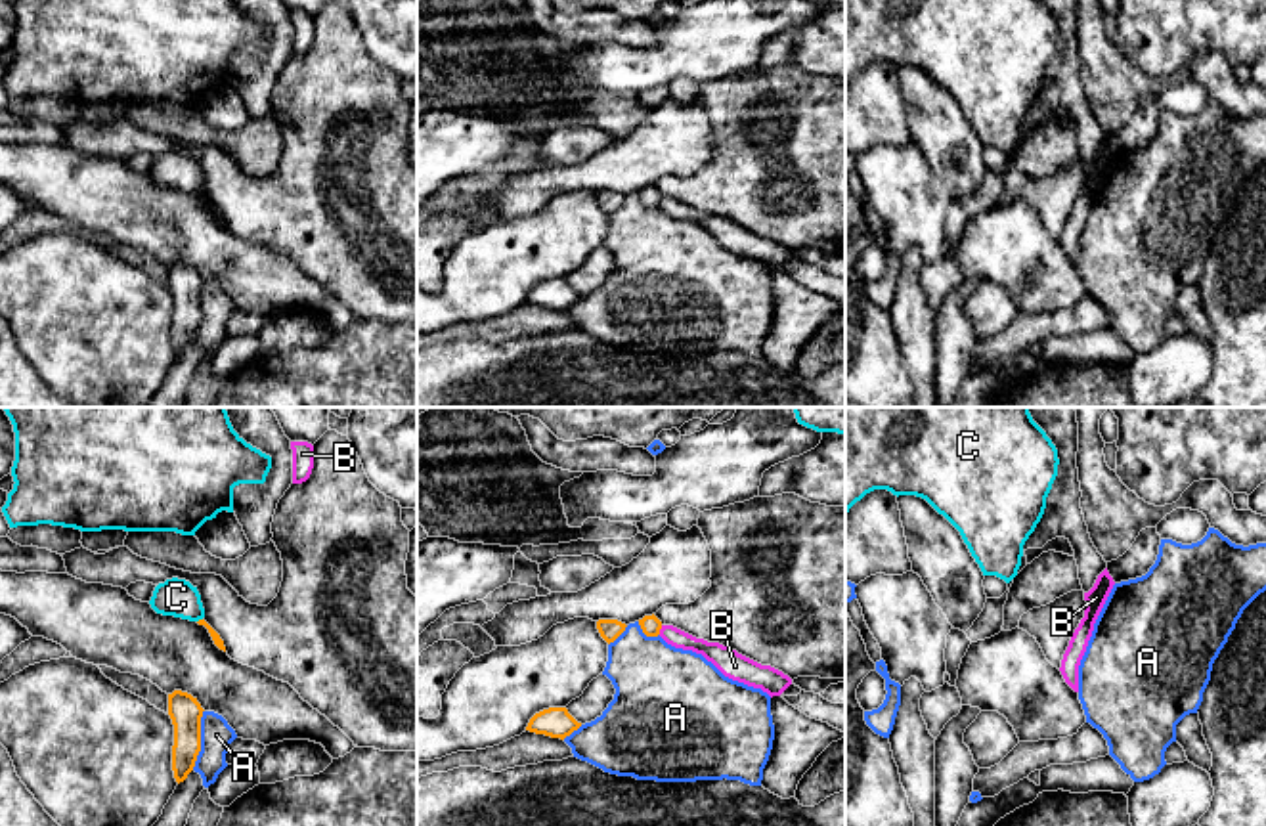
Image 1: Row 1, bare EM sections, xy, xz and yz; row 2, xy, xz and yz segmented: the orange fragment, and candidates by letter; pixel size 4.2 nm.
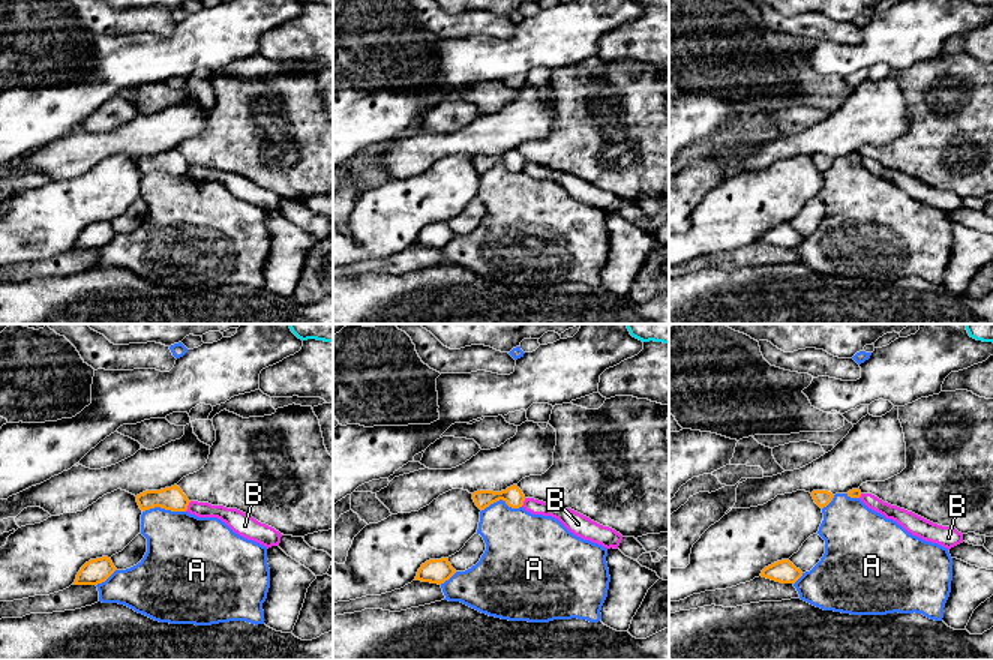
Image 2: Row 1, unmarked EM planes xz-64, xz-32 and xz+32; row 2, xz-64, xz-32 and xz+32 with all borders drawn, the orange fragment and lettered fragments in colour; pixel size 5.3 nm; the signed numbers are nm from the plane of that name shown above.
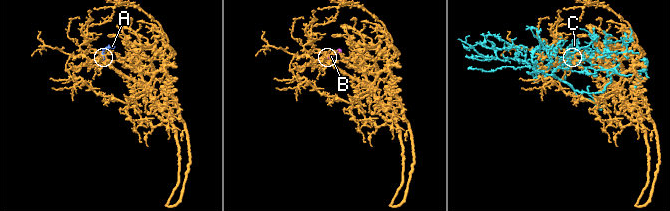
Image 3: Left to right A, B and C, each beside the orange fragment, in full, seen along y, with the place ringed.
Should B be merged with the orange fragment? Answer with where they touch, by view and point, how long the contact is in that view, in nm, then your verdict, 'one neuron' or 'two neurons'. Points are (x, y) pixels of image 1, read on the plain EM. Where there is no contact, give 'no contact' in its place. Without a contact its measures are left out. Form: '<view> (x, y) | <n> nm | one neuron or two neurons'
xz (660, 199) | 40 nm | two neurons

